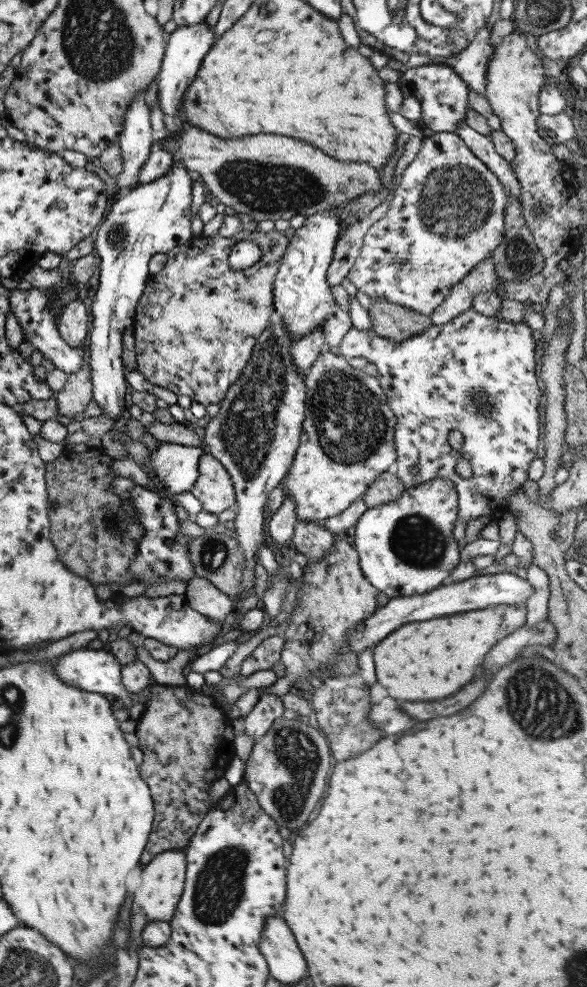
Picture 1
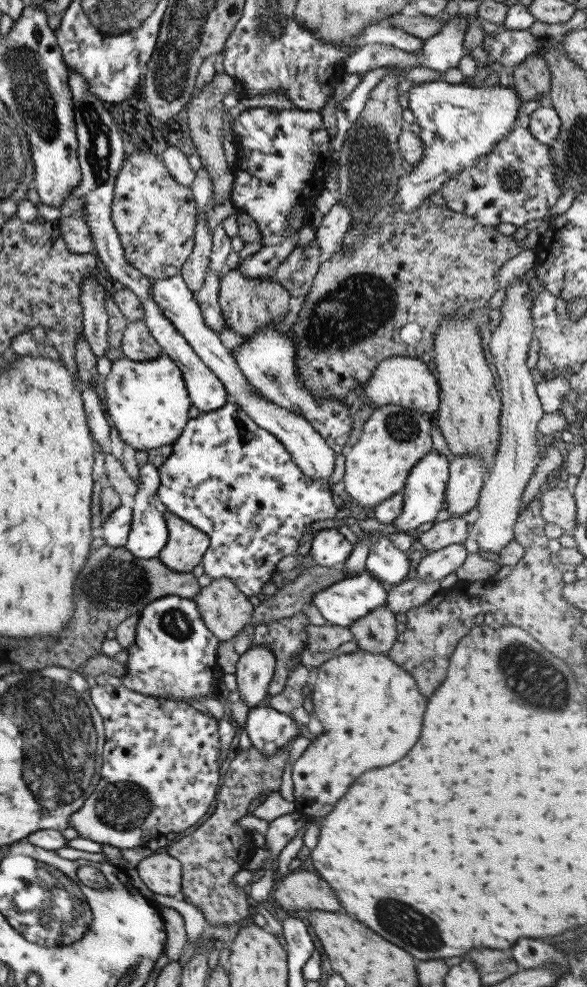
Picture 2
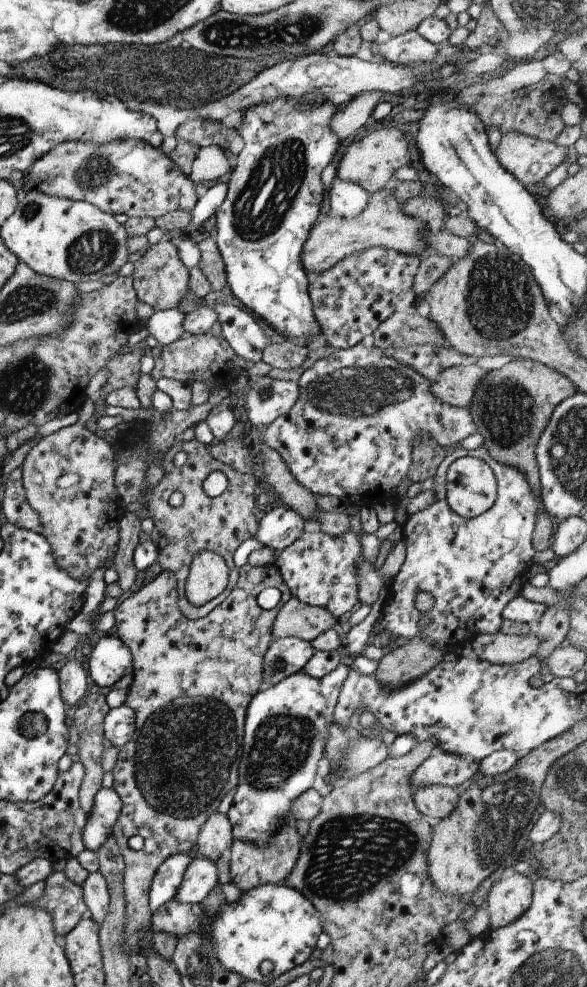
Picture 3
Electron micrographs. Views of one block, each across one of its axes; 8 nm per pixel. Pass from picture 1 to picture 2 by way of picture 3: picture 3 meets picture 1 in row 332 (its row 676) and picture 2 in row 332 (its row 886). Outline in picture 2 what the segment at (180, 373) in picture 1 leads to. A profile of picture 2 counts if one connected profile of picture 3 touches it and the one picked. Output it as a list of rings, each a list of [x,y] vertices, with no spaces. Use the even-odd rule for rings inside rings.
[[[145,320],[128,322],[122,340],[123,356],[133,361],[148,361],[159,357],[163,351],[150,335]]]

